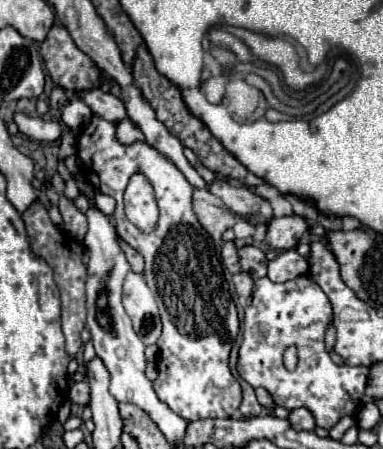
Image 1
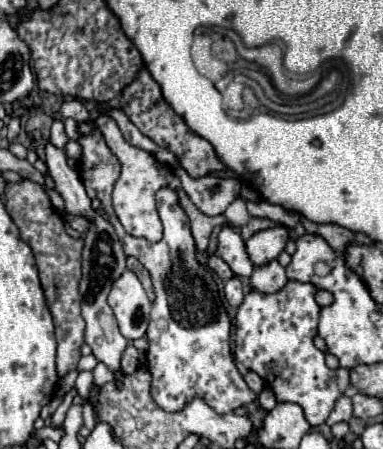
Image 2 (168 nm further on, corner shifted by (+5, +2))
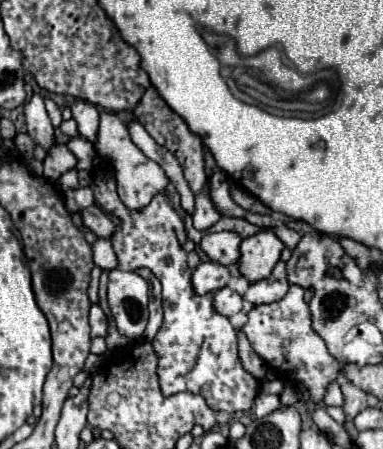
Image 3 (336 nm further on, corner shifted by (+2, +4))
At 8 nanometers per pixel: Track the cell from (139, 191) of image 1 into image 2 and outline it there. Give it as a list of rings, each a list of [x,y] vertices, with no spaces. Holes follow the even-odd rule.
[[[100,114],[96,120],[94,120],[96,128],[102,132],[110,152],[120,160],[122,164],[122,174],[114,186],[114,192],[112,192],[112,200],[114,200],[114,210],[116,210],[116,216],[118,220],[122,222],[124,230],[132,236],[142,236],[150,242],[158,242],[162,238],[162,222],[160,222],[160,216],[156,212],[156,204],[154,204],[154,194],[168,186],[170,180],[172,180],[172,172],[170,168],[166,166],[160,166],[148,152],[140,150],[140,148],[134,148],[130,144],[126,144],[118,124],[108,116],[108,114]]]

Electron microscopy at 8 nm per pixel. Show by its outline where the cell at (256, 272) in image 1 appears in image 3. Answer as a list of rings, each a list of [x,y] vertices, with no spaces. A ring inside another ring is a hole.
[[[223,230],[223,232],[217,232],[217,234],[207,234],[207,236],[203,236],[199,246],[203,248],[203,252],[213,262],[219,262],[219,264],[225,264],[225,266],[237,264],[239,258],[241,258],[241,252],[239,252],[241,238],[233,230]]]

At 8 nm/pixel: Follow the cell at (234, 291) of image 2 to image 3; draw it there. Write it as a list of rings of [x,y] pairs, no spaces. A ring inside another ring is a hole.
[[[225,286],[225,288],[221,288],[221,290],[215,292],[213,306],[215,306],[215,310],[219,314],[231,316],[231,314],[235,314],[235,312],[239,312],[243,308],[243,298],[235,290],[231,290],[229,286]]]

